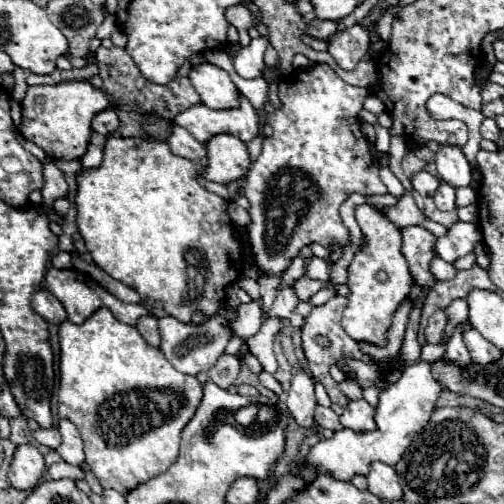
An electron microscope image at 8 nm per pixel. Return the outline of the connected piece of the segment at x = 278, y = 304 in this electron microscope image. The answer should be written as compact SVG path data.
M287 286L281 290L281 294L275 298L273 308L267 312L269 316L277 316L277 318L291 318L293 310L297 308L299 298L295 294L295 286Z

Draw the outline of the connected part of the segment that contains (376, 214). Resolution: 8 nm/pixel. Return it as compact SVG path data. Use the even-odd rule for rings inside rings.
M369 204L357 206L355 216L367 238L367 246L355 254L355 258L349 266L347 286L351 288L351 294L347 296L349 304L343 312L341 324L343 324L343 330L347 332L347 336L351 336L353 340L383 346L385 338L387 338L387 328L391 326L393 312L407 298L407 294L413 286L413 278L411 278L407 262L401 254L401 230L397 226L393 226L379 210L375 210ZM379 270L383 270L387 274L385 282L377 280Z

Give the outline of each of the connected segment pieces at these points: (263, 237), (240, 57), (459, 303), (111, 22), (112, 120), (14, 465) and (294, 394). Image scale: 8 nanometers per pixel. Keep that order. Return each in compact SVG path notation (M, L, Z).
M327 64L297 70L279 82L279 98L283 108L267 114L267 124L273 128L273 136L265 138L261 156L253 162L245 176L247 182L243 192L251 204L249 214L253 220L249 226L249 242L255 262L263 274L281 274L287 270L293 258L299 256L299 250L315 242L315 236L321 236L321 246L325 248L331 248L333 244L345 248L351 238L339 216L339 206L349 198L349 194L355 192L363 196L387 194L385 184L379 178L379 166L373 162L369 142L363 136L361 122L357 118L367 96L367 88L343 82Z
M259 36L247 48L239 48L237 52L231 52L231 48L227 48L225 52L229 54L233 68L241 78L259 78L265 68L263 54L267 46L269 46L269 40Z
M457 298L457 300L453 300L453 302L449 304L449 308L447 308L449 324L447 324L447 328L445 328L443 340L449 340L451 332L455 330L455 326L457 326L459 322L463 322L463 318L467 320L467 312L469 312L469 308L467 308L467 300L465 300L465 298Z
M107 14L105 16L105 22L97 30L97 36L103 40L105 36L111 36L115 30L117 30L117 16L115 14Z
M109 108L109 110L103 110L103 112L99 112L95 118L93 118L93 130L95 132L99 132L99 134L111 134L111 132L115 132L119 128L119 118L117 118L117 114Z
M23 444L15 450L7 476L9 476L9 484L15 490L29 492L43 478L43 472L45 472L45 462L39 450L31 444Z
M297 370L291 378L291 388L287 394L287 406L295 416L297 424L313 426L313 412L317 406L315 400L315 382L305 370Z

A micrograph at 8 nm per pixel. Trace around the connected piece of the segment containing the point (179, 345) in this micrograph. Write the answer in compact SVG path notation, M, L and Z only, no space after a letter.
M161 316L157 324L159 324L159 336L161 336L161 352L179 372L191 374L191 376L209 370L215 364L215 360L223 354L231 336L231 330L223 316L213 316L201 326L187 326L175 320L173 316Z

